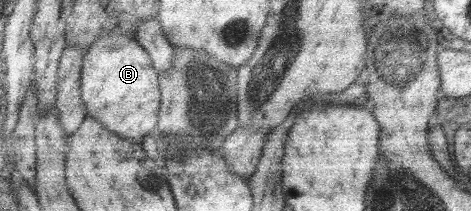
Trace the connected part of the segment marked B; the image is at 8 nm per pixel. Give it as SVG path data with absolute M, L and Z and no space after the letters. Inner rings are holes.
M117 25L95 38L83 54L79 96L85 106L85 116L123 139L139 143L141 137L156 127L160 102L158 75L147 52L131 36L123 34Z

